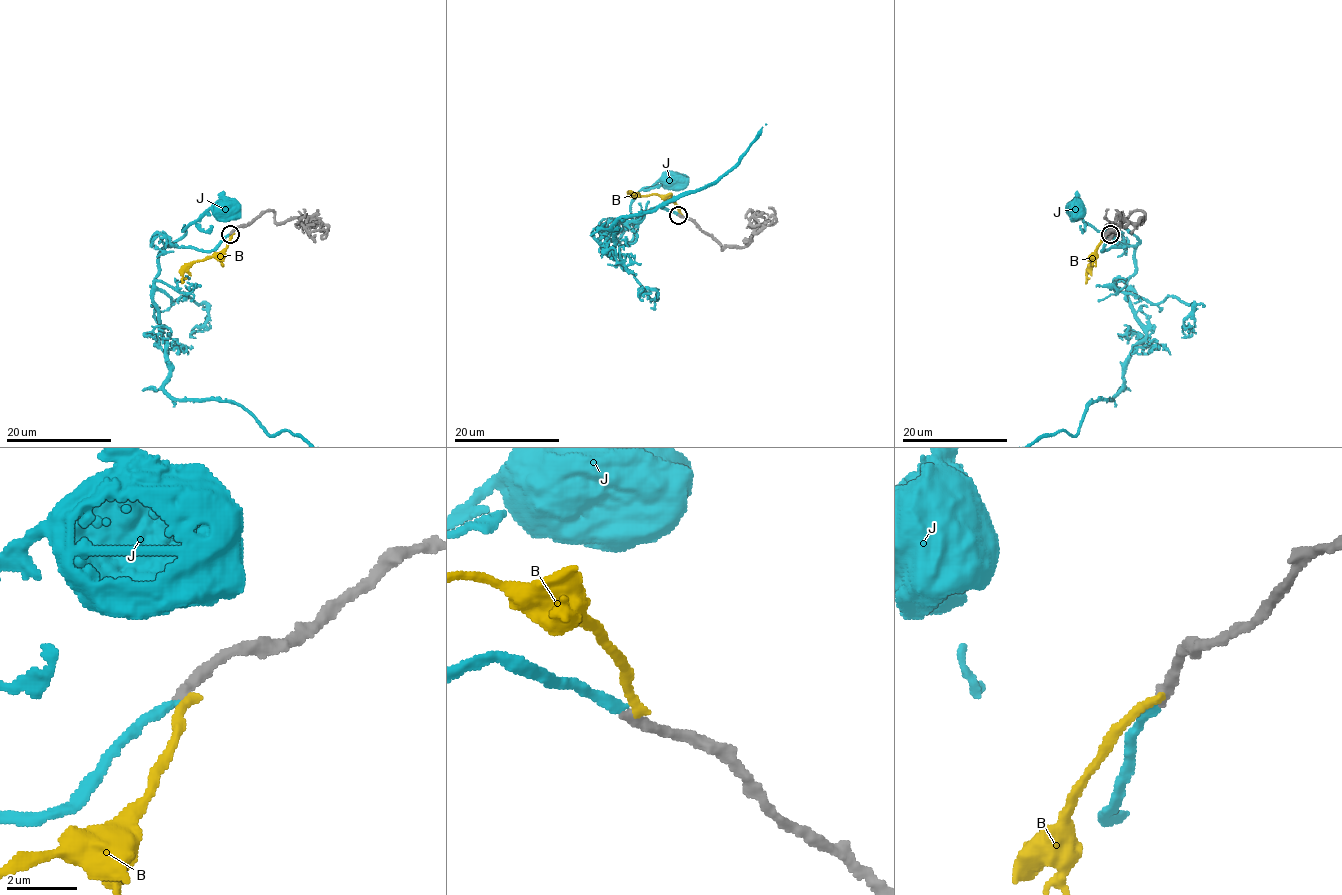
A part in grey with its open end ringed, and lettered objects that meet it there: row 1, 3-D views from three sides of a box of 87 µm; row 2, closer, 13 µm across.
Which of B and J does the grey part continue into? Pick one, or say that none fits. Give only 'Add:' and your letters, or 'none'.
Add: J

